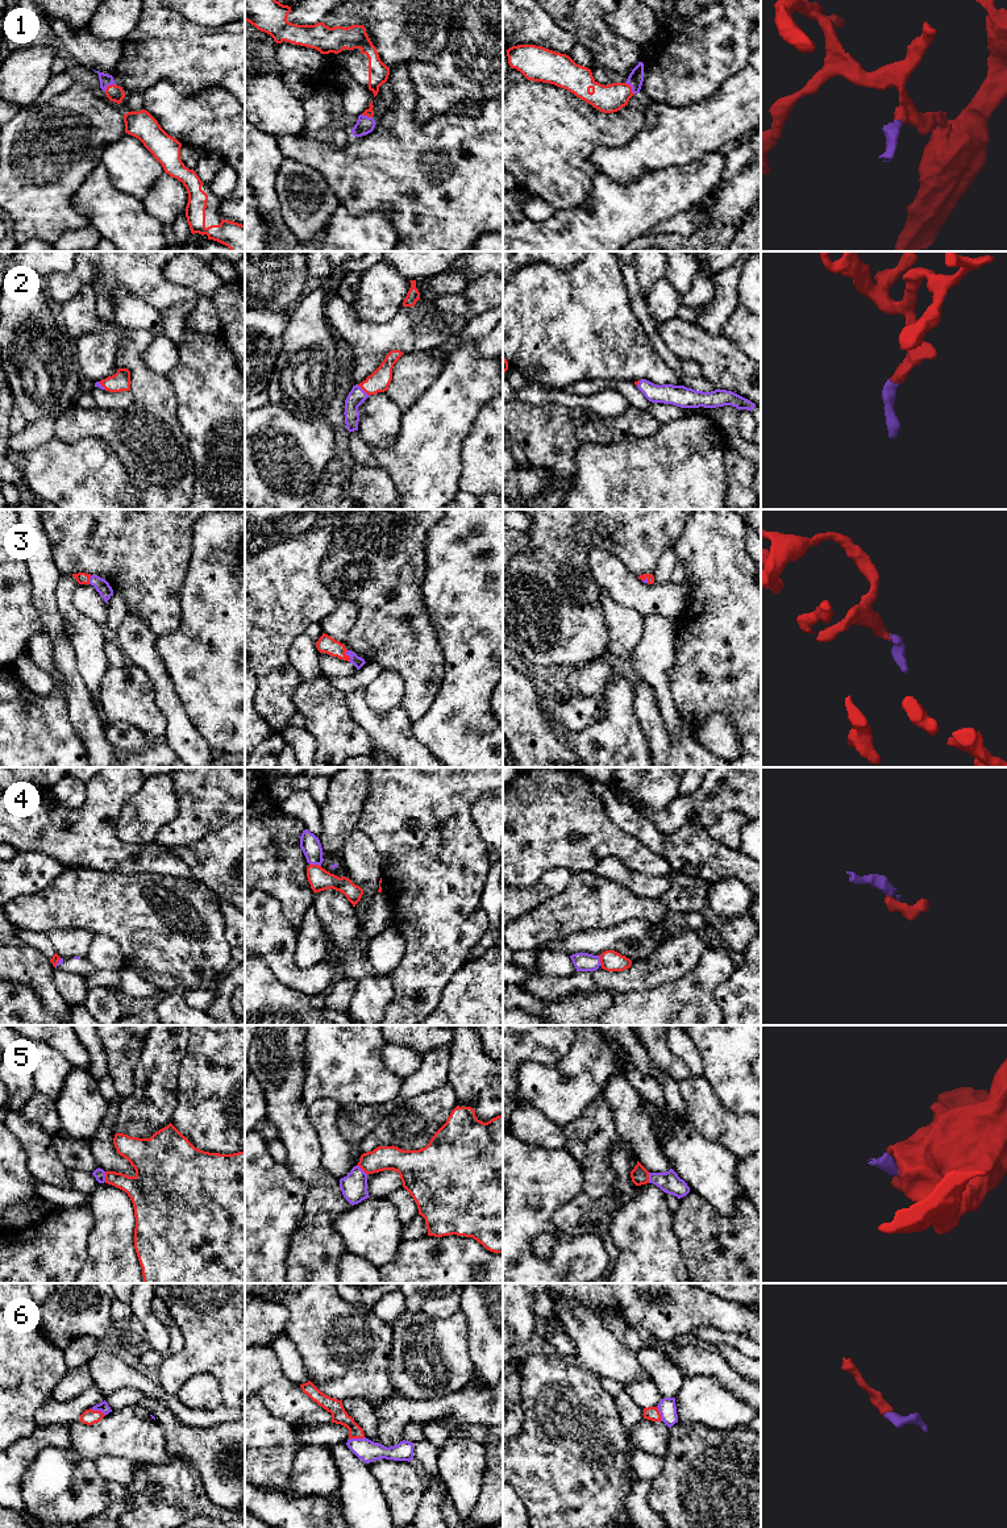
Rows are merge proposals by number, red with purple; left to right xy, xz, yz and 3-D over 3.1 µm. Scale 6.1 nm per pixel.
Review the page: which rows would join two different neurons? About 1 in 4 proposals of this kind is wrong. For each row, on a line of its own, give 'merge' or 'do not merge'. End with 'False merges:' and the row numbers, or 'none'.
1: merge
2: merge
3: merge
4: do not merge
5: do not merge
6: merge
False merges: 4, 5

